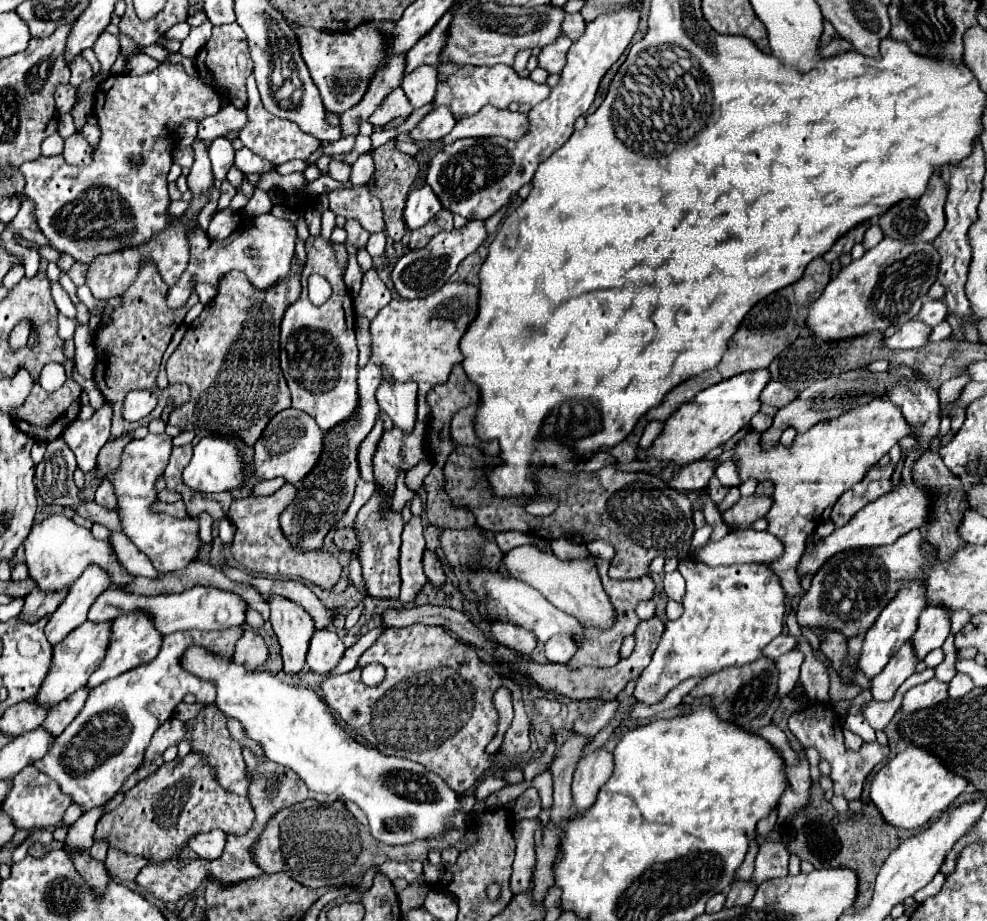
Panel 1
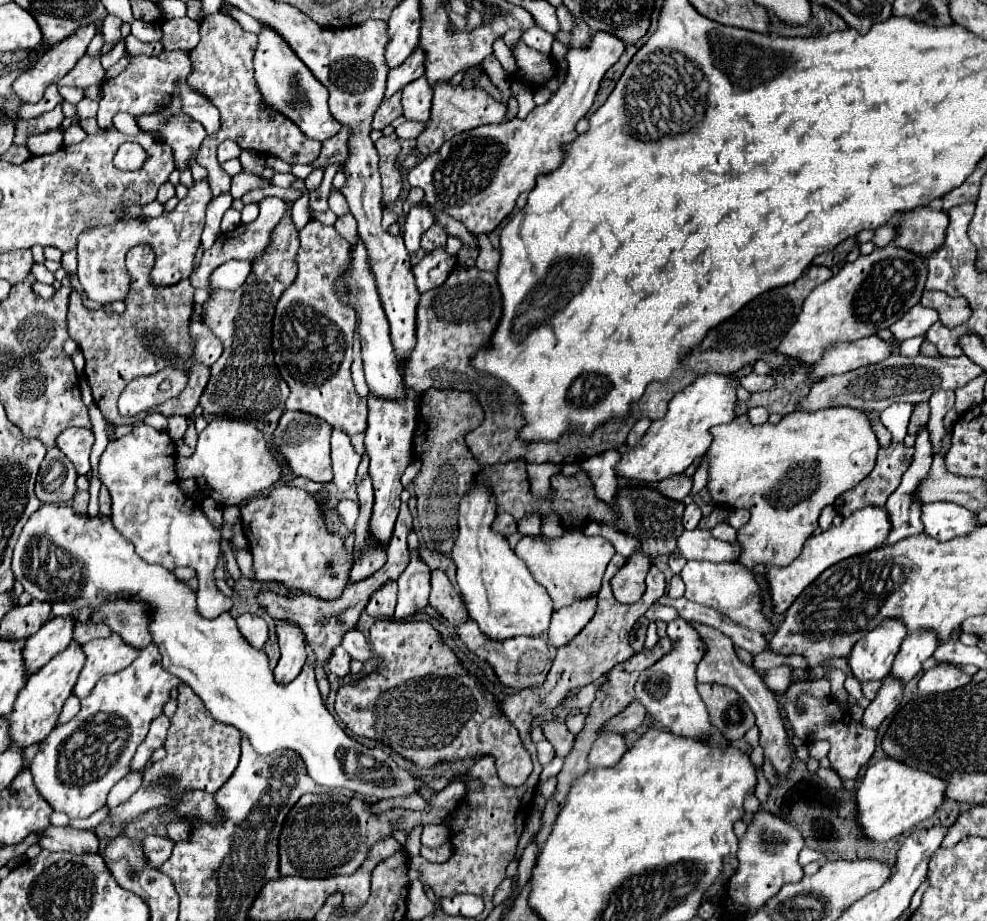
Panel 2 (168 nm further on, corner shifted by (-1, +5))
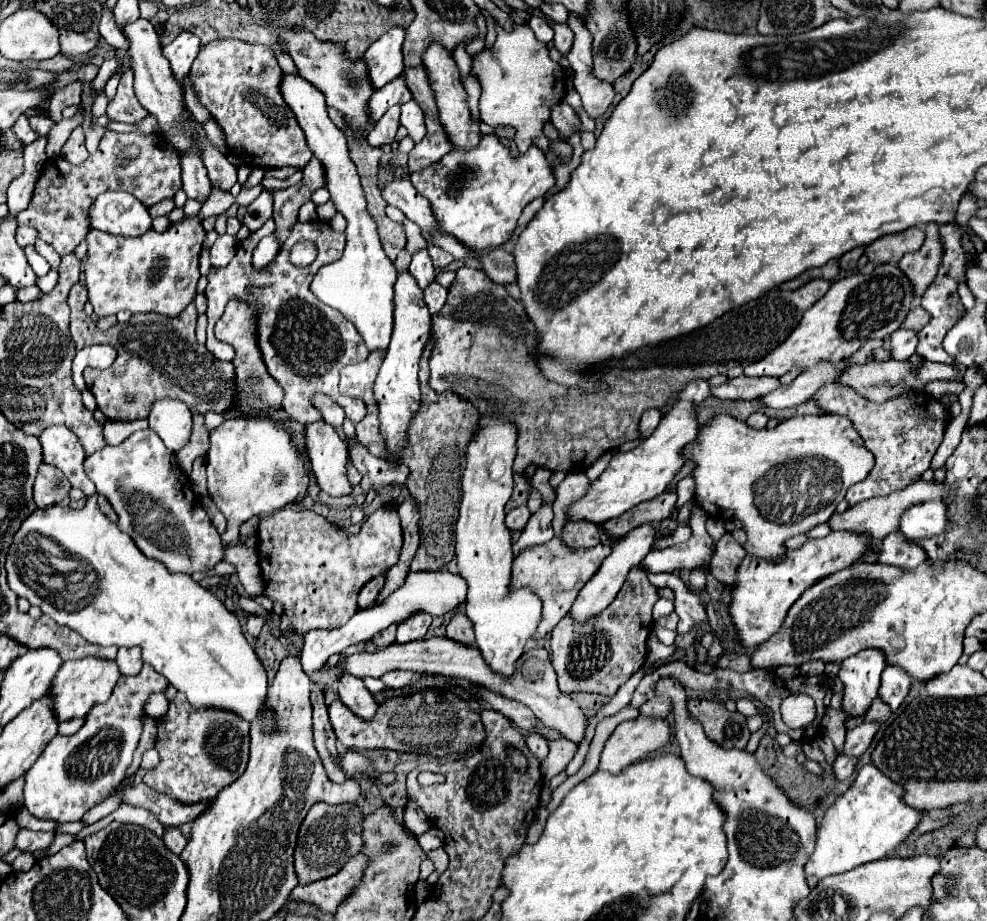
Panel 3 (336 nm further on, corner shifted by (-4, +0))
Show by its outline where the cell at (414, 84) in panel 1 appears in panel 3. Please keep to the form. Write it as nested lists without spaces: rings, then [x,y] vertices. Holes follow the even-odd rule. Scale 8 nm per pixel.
[[[410,100],[402,106],[402,116],[400,116],[400,124],[408,130],[408,136],[414,142],[420,142],[426,134],[424,128],[424,112],[422,108],[416,104],[416,100]]]

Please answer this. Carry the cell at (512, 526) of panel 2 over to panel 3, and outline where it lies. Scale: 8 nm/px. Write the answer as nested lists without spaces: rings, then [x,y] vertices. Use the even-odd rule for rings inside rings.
[[[526,506],[514,508],[512,512],[508,512],[508,514],[506,514],[506,526],[508,526],[512,532],[522,530],[522,528],[526,526],[528,518],[530,518],[530,512],[528,512],[528,508],[526,508]]]

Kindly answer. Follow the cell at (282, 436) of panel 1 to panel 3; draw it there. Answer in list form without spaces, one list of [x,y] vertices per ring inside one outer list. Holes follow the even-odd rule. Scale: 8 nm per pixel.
[[[312,422],[304,428],[306,454],[310,456],[310,468],[320,490],[330,496],[350,494],[352,486],[346,478],[348,446],[340,440],[336,430],[326,422]]]

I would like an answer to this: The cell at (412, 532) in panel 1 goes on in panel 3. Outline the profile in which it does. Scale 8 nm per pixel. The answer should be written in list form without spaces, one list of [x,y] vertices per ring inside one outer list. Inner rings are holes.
[[[416,612],[416,616],[412,614],[402,624],[398,624],[396,642],[402,644],[402,642],[412,642],[412,640],[424,638],[430,624],[432,624],[432,616],[428,612]]]

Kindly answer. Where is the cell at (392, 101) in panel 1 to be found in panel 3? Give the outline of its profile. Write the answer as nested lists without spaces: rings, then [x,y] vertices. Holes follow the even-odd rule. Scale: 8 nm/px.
[[[392,106],[386,110],[386,114],[374,124],[372,132],[368,134],[370,146],[382,146],[394,140],[398,130],[398,118],[400,118],[400,106]]]

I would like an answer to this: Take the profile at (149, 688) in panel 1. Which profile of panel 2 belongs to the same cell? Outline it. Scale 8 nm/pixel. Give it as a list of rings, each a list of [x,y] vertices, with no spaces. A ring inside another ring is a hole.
[[[149,645],[139,653],[139,657],[129,667],[121,669],[119,673],[105,675],[93,687],[91,695],[81,701],[81,711],[71,721],[57,725],[47,735],[47,739],[39,743],[39,751],[29,767],[37,791],[41,791],[41,797],[45,797],[53,811],[63,811],[65,815],[69,815],[69,819],[75,819],[91,817],[105,805],[111,787],[129,773],[129,763],[137,747],[147,737],[151,719],[161,715],[163,705],[169,701],[169,691],[177,685],[181,685],[181,681],[161,667],[159,649]]]

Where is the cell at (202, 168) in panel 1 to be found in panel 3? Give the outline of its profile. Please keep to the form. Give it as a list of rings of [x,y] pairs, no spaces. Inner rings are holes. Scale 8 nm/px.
[[[198,214],[186,216],[176,224],[170,224],[168,230],[156,232],[148,230],[142,236],[116,236],[102,230],[90,230],[86,236],[88,242],[88,258],[84,264],[84,278],[88,288],[88,300],[94,306],[96,316],[118,314],[120,310],[130,312],[160,312],[164,316],[178,316],[188,302],[196,296],[196,282],[200,278],[198,258],[202,252],[202,244],[206,238],[206,230],[202,228],[202,218]]]

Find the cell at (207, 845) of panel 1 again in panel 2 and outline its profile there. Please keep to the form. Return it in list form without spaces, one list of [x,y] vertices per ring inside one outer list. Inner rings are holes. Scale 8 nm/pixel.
[[[177,821],[177,823],[167,823],[167,837],[171,837],[171,841],[181,841],[189,837],[189,825],[185,821]]]

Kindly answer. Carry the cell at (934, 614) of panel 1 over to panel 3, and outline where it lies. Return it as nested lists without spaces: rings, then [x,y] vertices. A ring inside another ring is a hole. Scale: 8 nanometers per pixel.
[[[890,664],[882,674],[882,686],[878,690],[878,696],[886,704],[890,704],[892,710],[896,710],[908,696],[910,686],[912,686],[912,676],[904,668]]]

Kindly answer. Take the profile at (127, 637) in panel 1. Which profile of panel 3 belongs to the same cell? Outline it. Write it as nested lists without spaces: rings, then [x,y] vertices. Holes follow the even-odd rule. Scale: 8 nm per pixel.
[[[86,656],[80,660],[68,660],[60,666],[56,678],[52,680],[52,692],[54,692],[54,712],[58,720],[70,720],[70,718],[84,718],[92,704],[108,700],[112,694],[112,688],[116,686],[120,678],[120,670],[116,660],[98,658],[98,656]]]

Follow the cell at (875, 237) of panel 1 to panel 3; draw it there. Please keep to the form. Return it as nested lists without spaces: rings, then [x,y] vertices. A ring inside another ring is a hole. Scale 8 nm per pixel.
[[[862,246],[850,250],[848,254],[844,254],[844,256],[840,258],[840,268],[844,268],[844,270],[856,270],[858,258],[860,258],[862,254],[864,254],[864,248],[862,248]]]

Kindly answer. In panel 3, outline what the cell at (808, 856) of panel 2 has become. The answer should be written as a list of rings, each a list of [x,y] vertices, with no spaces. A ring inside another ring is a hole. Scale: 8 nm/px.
[[[872,764],[862,766],[856,774],[854,784],[840,798],[836,798],[836,802],[828,808],[828,812],[818,828],[816,850],[810,856],[810,860],[806,862],[806,876],[816,876],[818,880],[822,880],[824,876],[840,874],[840,872],[852,870],[854,866],[884,858],[890,850],[894,850],[898,844],[902,844],[916,830],[916,826],[922,820],[922,814],[924,814],[924,810],[916,810],[904,802],[904,786],[902,784],[890,780]]]

